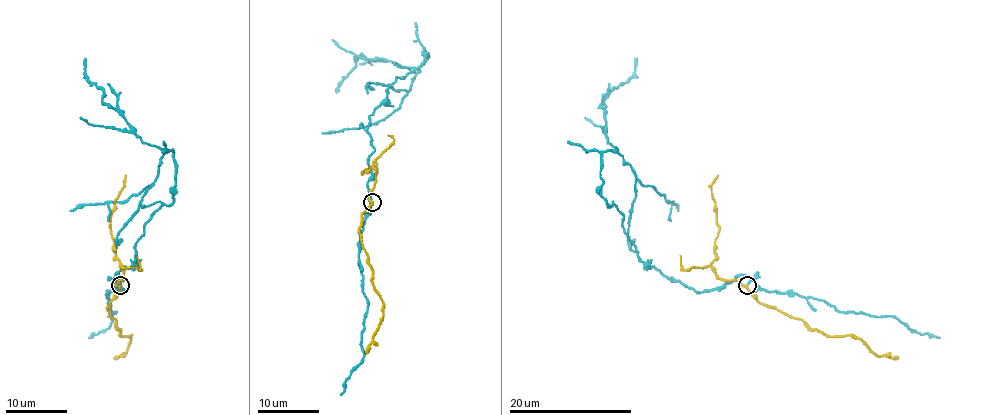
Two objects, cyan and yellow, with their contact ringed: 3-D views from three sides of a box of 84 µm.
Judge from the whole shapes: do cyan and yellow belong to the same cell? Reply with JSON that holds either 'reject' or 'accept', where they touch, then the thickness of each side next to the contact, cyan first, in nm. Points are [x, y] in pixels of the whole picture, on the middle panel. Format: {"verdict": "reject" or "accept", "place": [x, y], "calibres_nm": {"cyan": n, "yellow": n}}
{"verdict": "reject", "place": [372, 202], "calibres_nm": {"cyan": 160, "yellow": 180}}

